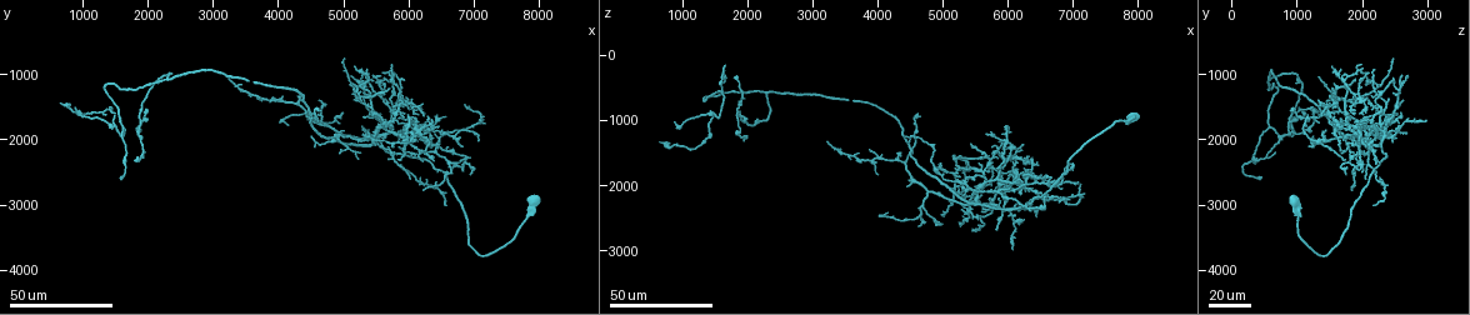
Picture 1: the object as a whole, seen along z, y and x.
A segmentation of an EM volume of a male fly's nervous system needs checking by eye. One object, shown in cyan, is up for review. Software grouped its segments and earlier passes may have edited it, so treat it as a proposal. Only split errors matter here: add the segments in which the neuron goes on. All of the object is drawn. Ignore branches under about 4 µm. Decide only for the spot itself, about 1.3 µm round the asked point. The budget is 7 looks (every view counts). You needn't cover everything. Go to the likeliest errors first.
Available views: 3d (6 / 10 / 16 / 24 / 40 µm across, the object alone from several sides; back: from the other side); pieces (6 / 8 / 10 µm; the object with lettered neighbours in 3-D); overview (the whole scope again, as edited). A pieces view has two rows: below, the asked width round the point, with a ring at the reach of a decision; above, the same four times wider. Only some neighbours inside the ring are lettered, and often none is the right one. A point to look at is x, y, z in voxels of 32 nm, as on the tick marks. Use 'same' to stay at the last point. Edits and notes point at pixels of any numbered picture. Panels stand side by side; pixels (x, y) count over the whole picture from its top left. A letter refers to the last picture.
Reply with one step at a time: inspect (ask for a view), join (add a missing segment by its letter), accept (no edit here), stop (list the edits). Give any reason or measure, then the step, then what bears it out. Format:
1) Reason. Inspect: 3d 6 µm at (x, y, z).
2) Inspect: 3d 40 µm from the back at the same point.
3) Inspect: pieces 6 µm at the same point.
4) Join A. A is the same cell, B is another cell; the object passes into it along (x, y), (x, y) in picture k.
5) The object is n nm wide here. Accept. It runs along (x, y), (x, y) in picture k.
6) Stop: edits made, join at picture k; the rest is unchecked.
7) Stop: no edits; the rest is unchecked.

Thin end. Inspect: 3d 40 µm at (5850, 2300, 1750).

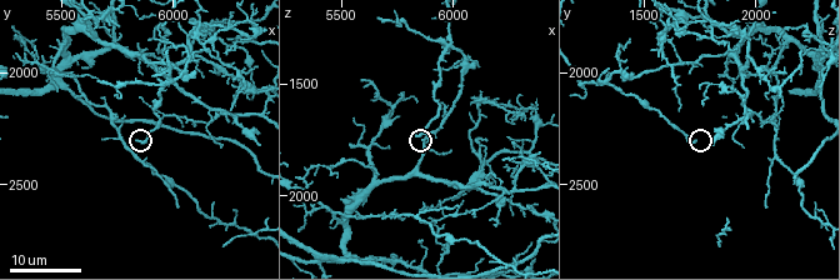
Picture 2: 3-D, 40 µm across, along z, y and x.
Inspect: pieces 8 µm at (5830, 2300, 1730).

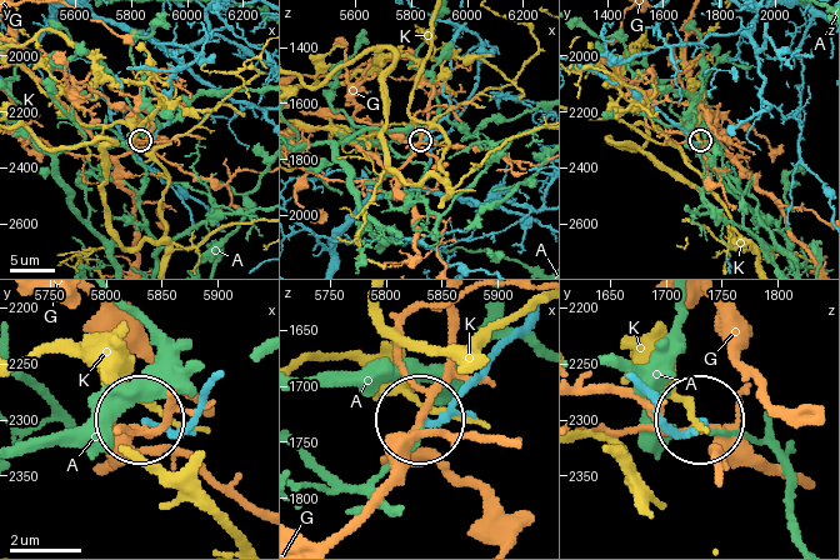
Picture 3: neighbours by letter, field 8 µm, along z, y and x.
Accept. A, G and K are other cells; it runs along (528, 325), (423, 421) in picture 3; no lettered segment goes on from it.

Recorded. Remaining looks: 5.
An open end. Inspect: 3d 40 µm at (900, 1500, 1000).

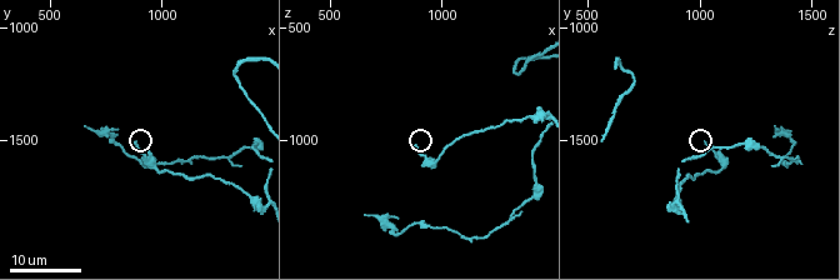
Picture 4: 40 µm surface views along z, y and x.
What lies round it. Inspect: pieces 6 µm at (890, 1510, 1020).

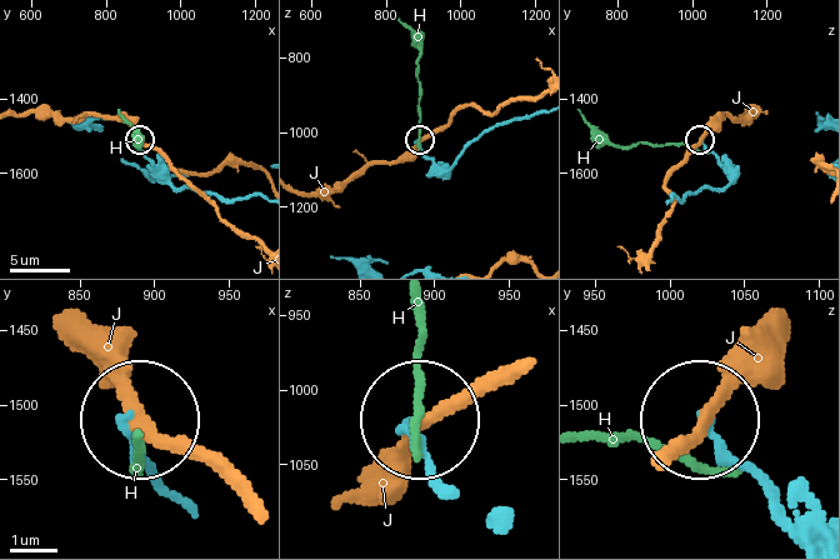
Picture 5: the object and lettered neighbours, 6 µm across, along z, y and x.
Accept. H and J are other cells; it runs along (169, 485), (134, 418) in picture 5; no lettered segment goes on from it.

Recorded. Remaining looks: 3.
Tapers out. Inspect: 3d 16 µm at (650, 1430, 1330).

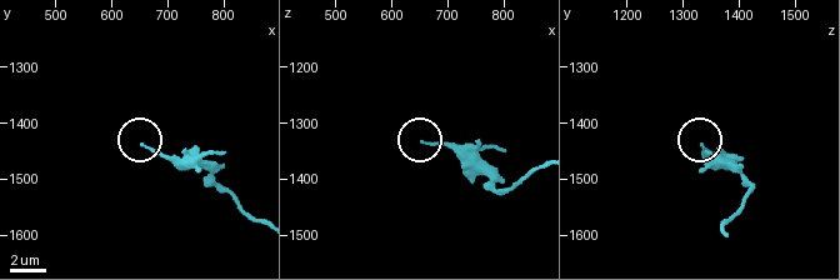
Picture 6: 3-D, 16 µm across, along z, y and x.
Inspect: pieces 10 µm at (660, 1440, 1335).

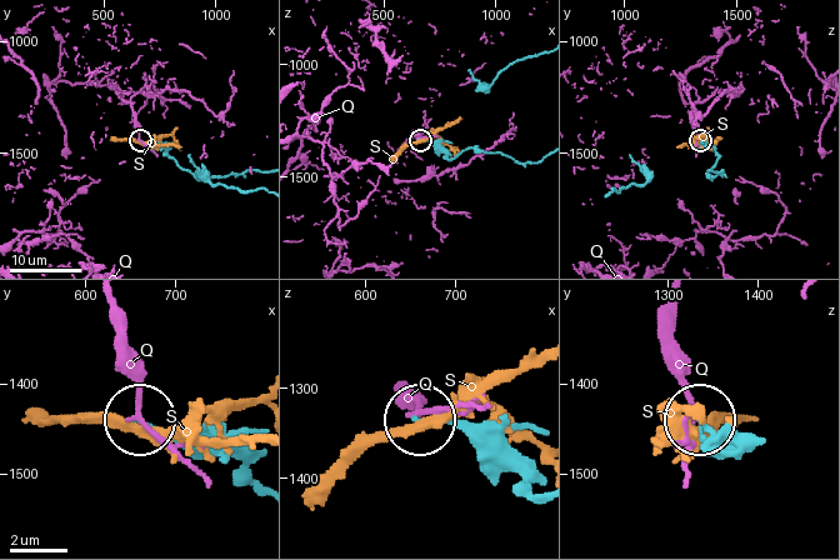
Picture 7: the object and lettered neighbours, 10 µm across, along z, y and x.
Accept. Q and S are other cells; it runs along (524, 163), (470, 148), (449, 158), (420, 139) in picture 7; no lettered segment goes on from it.

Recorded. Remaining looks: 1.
Stop: no edits; the rest is unchecked.

